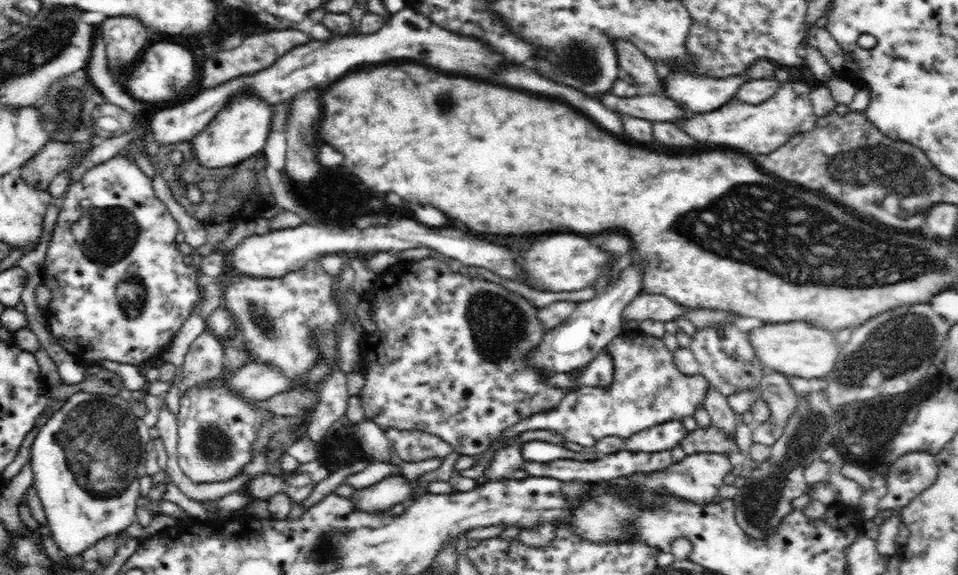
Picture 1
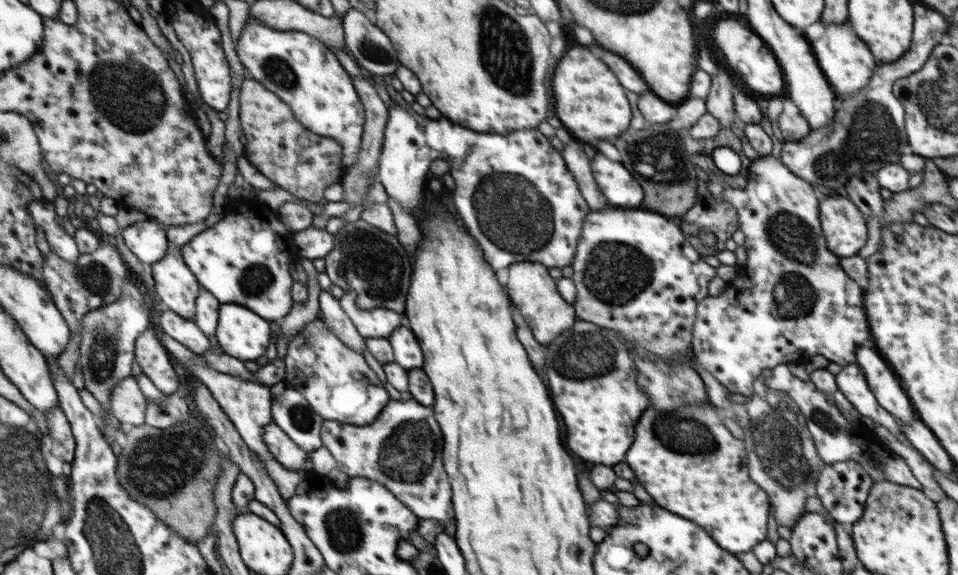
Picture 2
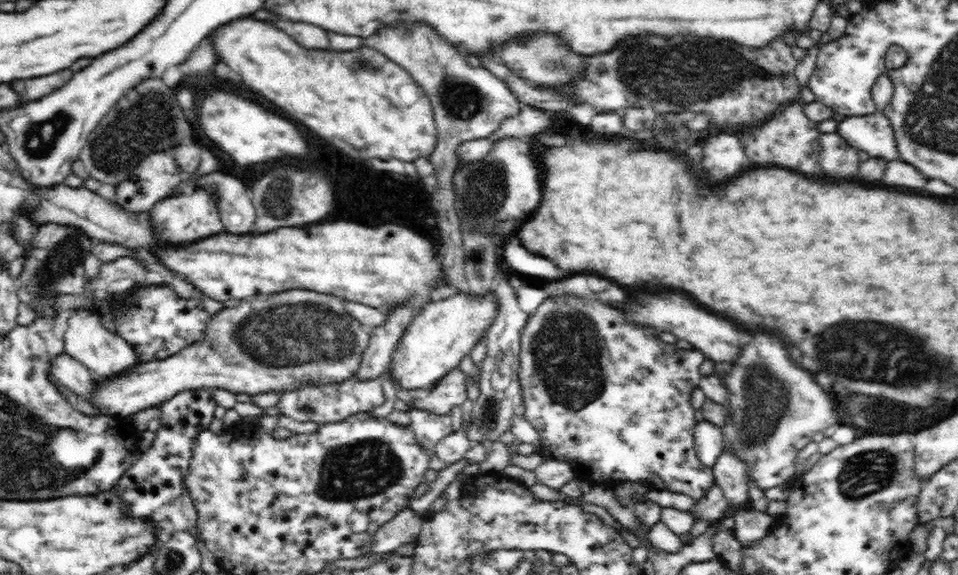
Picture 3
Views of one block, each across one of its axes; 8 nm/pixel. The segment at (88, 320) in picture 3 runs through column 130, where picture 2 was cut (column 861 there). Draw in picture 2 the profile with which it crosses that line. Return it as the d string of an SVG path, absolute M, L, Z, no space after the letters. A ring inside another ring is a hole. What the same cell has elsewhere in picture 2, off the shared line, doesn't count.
M874 346L858 347L856 358L856 364L864 371L870 390L880 406L899 421L911 424L916 410L889 363Z

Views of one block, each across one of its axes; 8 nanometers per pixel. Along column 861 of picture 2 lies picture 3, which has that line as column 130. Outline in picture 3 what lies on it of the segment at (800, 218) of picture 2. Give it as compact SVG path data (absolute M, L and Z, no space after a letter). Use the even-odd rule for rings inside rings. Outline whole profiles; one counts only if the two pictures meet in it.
M167 284L136 285L123 293L103 296L109 303L115 332L136 351L140 363L164 360L202 341L213 317L200 299L182 298Z

